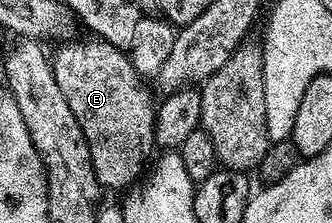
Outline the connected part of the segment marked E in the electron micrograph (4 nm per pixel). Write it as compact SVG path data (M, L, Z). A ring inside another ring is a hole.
M84 37L66 41L54 49L57 51L52 51L55 80L71 112L75 112L79 128L83 128L97 182L106 191L124 191L142 177L147 163L154 157L155 98L151 90L149 95L145 87L148 85L135 72L126 51L107 44L102 38Z

